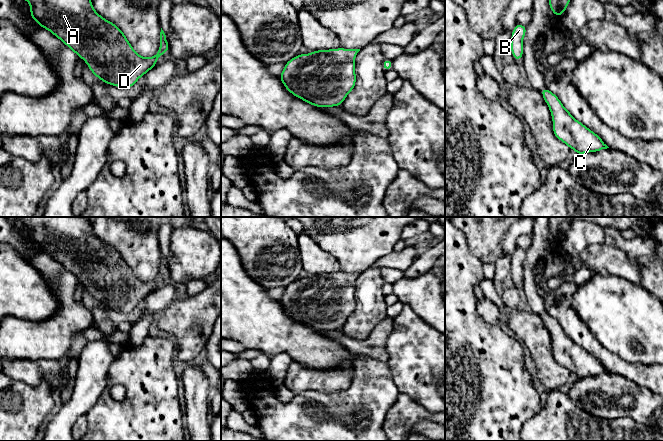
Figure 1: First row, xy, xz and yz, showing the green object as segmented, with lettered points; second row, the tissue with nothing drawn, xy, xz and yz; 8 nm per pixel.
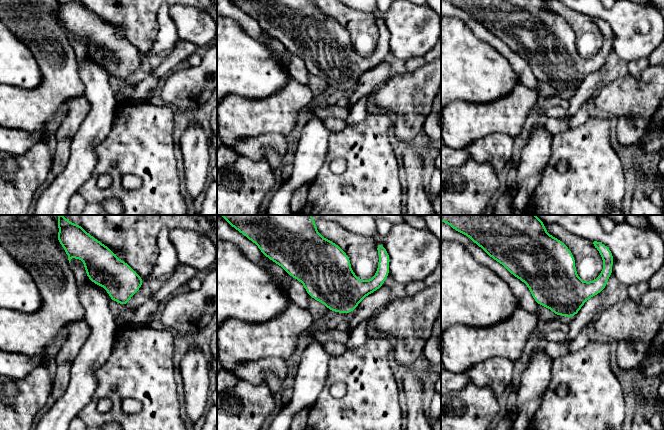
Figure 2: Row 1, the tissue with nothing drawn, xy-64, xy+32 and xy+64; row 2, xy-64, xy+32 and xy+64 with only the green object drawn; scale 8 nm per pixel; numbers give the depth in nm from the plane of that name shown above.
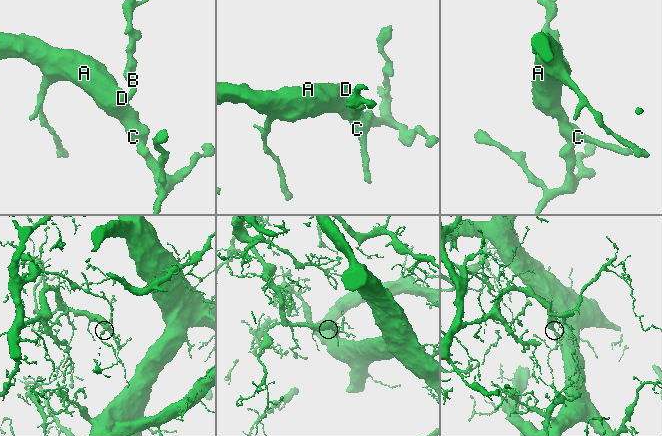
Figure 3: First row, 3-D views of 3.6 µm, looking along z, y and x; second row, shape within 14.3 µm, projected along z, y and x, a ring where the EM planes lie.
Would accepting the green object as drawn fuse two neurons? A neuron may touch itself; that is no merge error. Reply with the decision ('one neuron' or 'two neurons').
one neuron

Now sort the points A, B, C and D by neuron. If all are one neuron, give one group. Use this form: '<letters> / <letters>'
A B C D

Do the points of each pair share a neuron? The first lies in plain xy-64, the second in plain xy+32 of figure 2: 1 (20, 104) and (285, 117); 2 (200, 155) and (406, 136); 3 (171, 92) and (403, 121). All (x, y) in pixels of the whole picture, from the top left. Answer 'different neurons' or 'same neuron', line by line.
1: same neuron
2: different neurons
3: same neuron

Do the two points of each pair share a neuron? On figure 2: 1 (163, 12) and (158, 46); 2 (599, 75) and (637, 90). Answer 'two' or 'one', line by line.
1: one
2: two

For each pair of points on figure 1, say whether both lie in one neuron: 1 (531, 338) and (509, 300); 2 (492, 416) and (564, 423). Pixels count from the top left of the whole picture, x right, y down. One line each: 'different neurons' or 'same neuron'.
1: different neurons
2: different neurons

